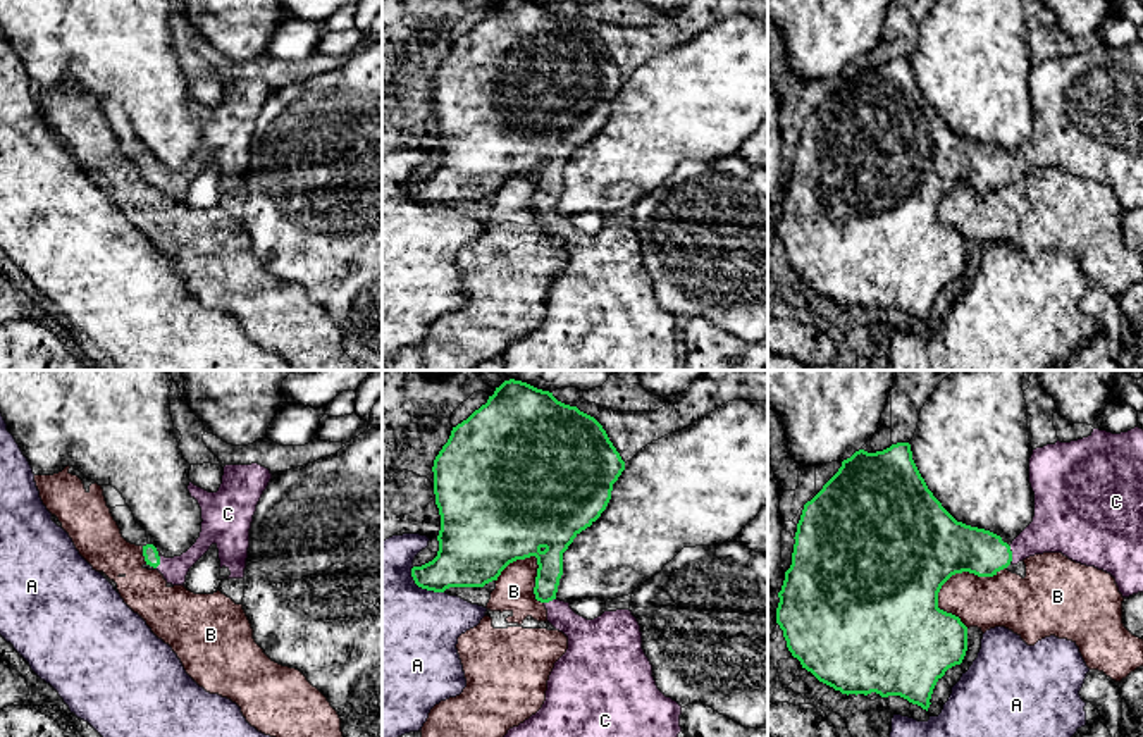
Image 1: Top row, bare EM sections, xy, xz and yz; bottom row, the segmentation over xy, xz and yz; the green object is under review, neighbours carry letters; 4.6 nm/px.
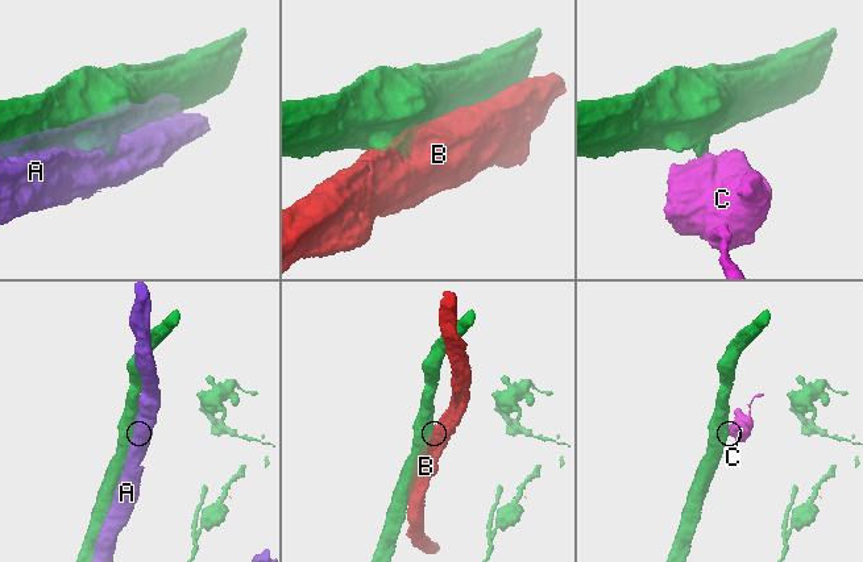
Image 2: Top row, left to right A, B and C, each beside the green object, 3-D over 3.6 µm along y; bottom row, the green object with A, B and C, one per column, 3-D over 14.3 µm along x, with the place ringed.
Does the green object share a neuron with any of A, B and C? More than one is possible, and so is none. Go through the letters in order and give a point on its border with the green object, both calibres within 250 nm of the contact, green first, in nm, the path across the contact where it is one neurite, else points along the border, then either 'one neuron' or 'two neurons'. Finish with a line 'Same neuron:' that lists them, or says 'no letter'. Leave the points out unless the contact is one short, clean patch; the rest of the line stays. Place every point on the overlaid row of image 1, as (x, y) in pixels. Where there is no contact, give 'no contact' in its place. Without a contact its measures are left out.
A: contact xz (422, 588); calibres 280 and 500 nm; two neurons
B: contact yz (963, 570); calibres 420 and 260 nm; two neurons
C: contact yz (1011, 555); calibres 220 and 240 nm; way yz (959, 548), (988, 555), (1011, 555), (1056, 527); one neuron
Same neuron: C

